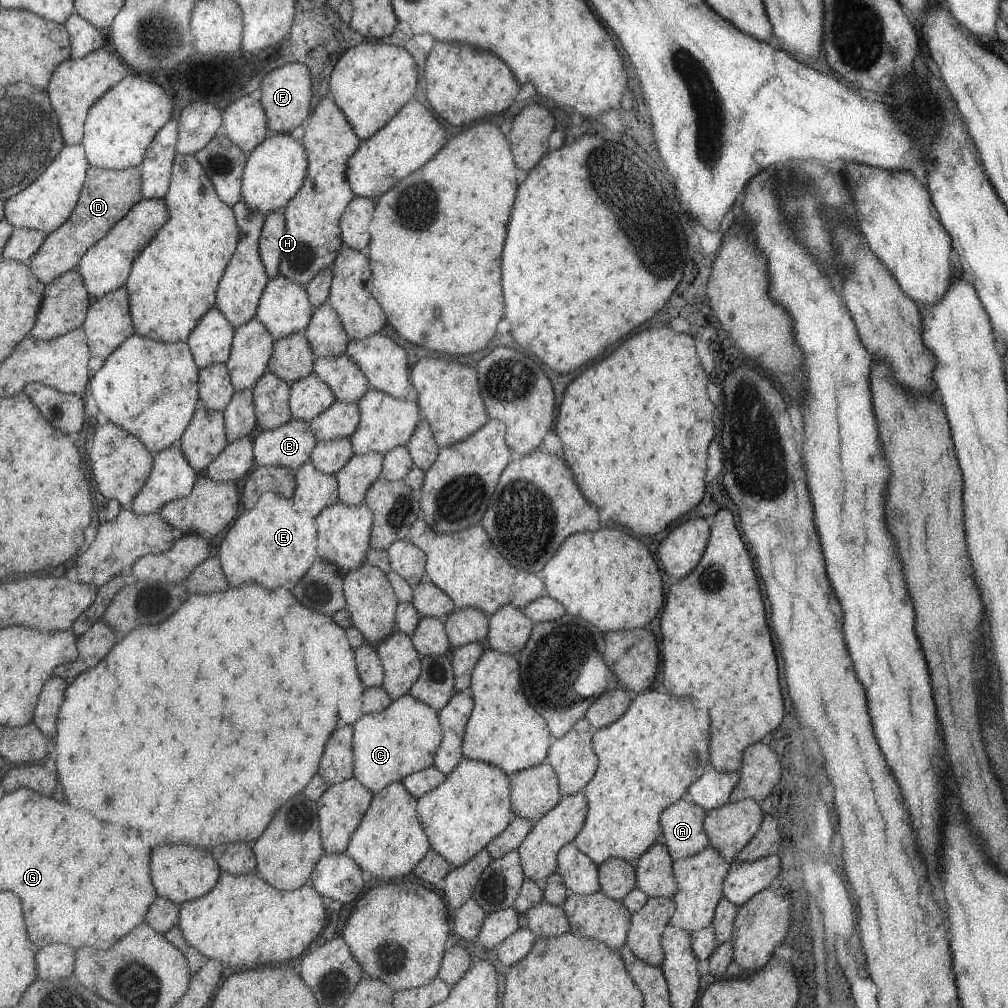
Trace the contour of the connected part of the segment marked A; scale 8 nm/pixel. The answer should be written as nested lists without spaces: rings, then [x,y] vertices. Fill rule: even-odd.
[[[681,798],[677,802],[665,807],[661,811],[660,823],[662,828],[662,843],[668,848],[672,861],[684,859],[701,852],[709,845],[708,836],[704,831],[704,818],[706,811],[700,806],[693,804],[687,798]]]

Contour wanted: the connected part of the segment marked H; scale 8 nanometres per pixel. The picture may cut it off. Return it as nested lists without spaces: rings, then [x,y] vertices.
[[[324,95],[303,129],[302,145],[308,160],[303,184],[283,210],[264,215],[258,240],[258,253],[268,280],[279,274],[298,285],[305,285],[320,270],[331,266],[343,247],[338,222],[354,197],[345,178],[346,162],[360,143],[341,109]]]

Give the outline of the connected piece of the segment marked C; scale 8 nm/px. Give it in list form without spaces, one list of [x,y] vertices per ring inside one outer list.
[[[408,694],[391,701],[381,712],[361,716],[351,725],[353,778],[372,794],[389,783],[400,782],[411,773],[430,767],[443,736],[436,710]]]

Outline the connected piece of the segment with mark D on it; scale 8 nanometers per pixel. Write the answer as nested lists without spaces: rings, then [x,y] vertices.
[[[90,166],[77,202],[65,222],[50,232],[30,258],[27,264],[39,282],[47,284],[60,274],[75,269],[86,250],[93,246],[107,231],[125,216],[136,202],[143,199],[141,194],[141,175],[138,167],[126,169],[102,169]]]

